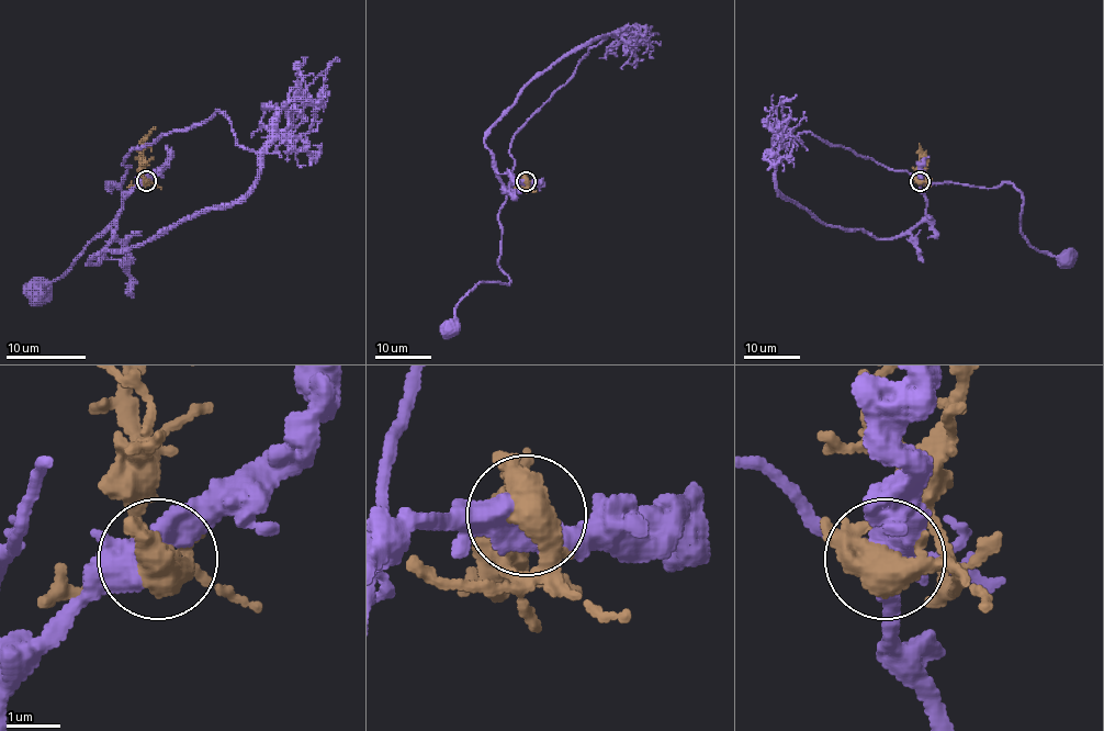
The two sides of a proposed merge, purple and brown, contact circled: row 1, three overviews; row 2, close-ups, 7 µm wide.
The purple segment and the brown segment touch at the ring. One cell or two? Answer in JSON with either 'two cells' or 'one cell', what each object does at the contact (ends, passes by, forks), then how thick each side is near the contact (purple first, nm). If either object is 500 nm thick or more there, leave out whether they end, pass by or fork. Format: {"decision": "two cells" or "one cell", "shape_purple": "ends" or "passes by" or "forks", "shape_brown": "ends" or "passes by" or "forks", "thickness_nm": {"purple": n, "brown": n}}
{"decision": "two cells", "shape_purple": "forks", "shape_brown": "forks", "thickness_nm": {"purple": 460, "brown": 440}}

